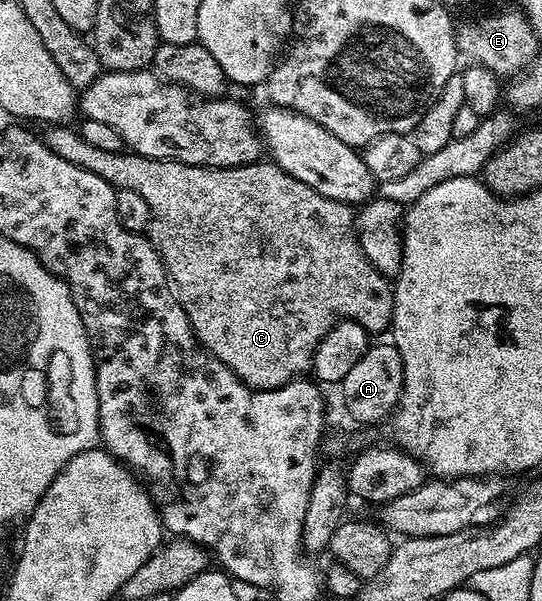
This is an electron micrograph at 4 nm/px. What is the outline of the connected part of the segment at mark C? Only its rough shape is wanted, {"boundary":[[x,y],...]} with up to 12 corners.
{"boundary":[[100,150],[194,339],[249,388],[391,327],[356,212],[273,162]]}

